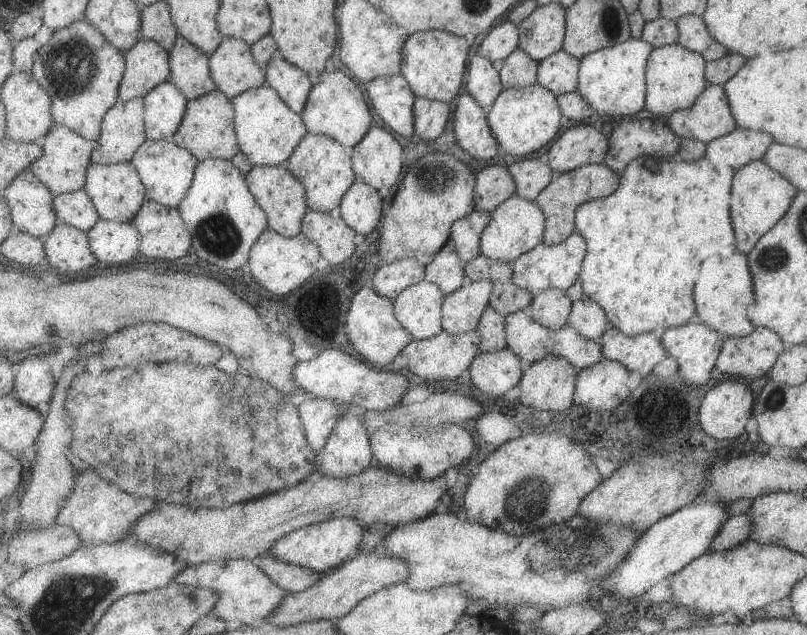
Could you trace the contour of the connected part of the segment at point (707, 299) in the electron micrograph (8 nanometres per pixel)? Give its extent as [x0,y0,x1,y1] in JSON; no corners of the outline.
[692,252,755,338]

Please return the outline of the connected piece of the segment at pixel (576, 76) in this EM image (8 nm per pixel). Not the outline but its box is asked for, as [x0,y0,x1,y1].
[538,51,581,96]

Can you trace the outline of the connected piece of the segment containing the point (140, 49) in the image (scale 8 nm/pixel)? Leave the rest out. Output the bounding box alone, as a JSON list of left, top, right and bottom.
[118,38,170,102]

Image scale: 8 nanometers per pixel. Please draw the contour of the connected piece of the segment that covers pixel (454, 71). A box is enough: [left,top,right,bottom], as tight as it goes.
[402,30,471,102]

